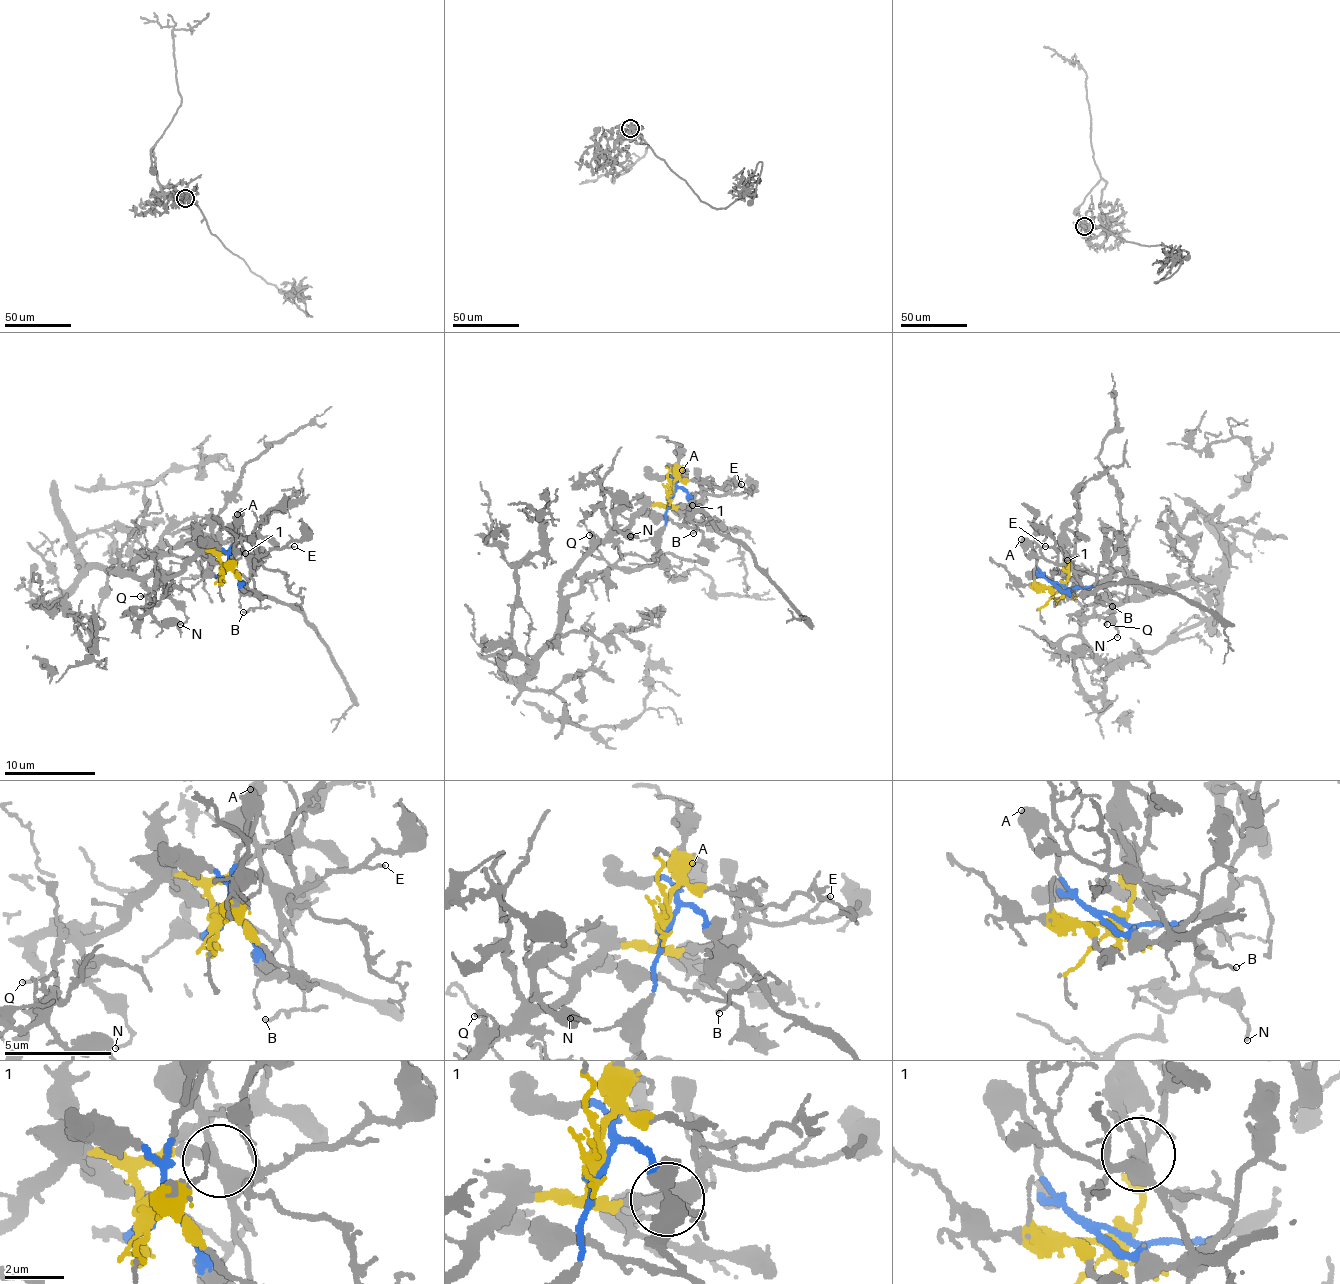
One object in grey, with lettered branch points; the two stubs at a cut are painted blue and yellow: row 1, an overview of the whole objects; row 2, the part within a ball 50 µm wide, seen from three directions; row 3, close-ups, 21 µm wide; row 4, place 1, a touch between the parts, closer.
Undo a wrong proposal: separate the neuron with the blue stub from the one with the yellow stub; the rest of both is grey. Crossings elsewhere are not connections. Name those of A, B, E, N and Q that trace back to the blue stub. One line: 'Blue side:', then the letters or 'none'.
Blue side: A, B

